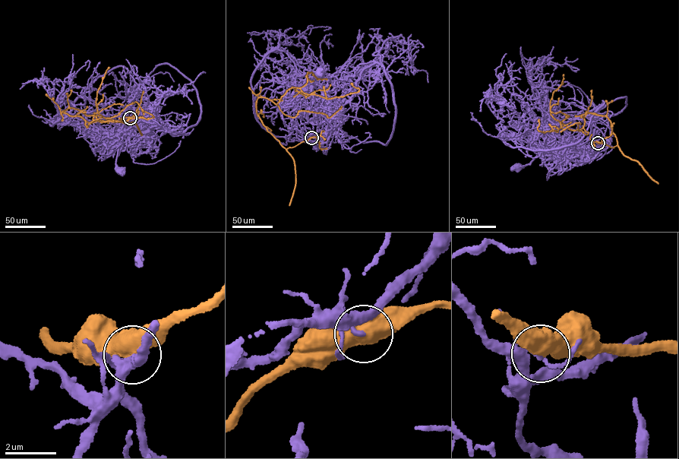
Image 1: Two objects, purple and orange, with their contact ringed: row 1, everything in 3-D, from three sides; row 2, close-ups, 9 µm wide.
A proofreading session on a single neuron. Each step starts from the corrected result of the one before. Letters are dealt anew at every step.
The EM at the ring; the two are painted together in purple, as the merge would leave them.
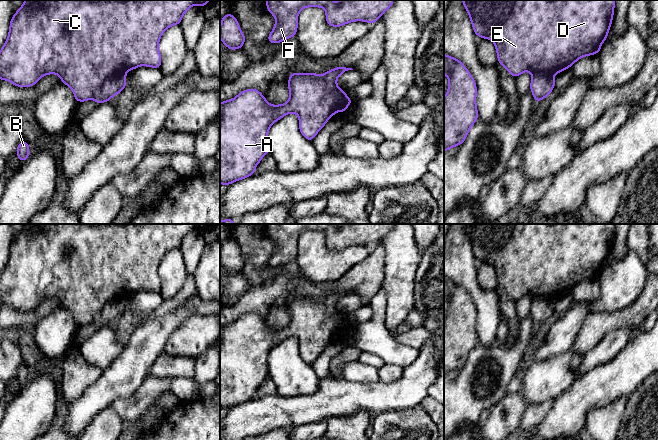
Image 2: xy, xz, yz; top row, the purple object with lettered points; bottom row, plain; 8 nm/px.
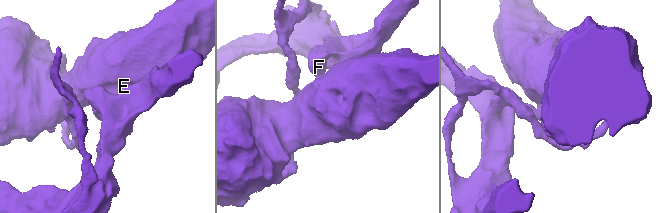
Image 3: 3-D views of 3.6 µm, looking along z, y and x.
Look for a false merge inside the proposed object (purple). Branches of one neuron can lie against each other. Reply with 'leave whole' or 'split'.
split

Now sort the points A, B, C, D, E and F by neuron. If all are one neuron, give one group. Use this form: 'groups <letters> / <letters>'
groups A C D E / B F

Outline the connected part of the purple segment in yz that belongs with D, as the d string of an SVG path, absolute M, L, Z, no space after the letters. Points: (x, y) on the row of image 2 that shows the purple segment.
M462 0L473 30L482 39L491 39L499 63L517 77L525 71L532 75L555 75L584 56L599 53L613 21L615 0Z

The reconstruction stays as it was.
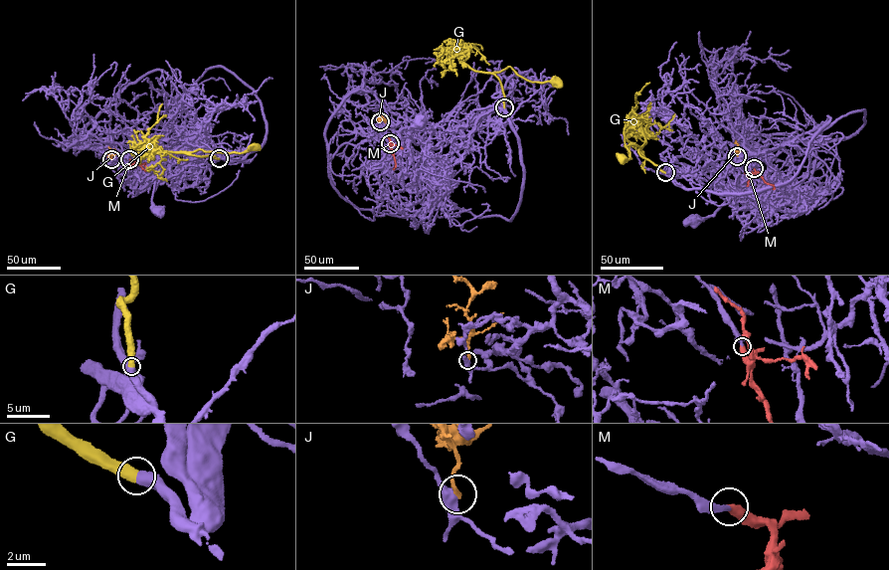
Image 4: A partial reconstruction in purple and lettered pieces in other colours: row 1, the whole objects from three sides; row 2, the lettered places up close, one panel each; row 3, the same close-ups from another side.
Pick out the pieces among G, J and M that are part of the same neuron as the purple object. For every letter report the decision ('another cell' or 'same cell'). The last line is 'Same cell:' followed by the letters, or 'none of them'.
G: another cell
J: another cell
M: same cell
Same cell: M

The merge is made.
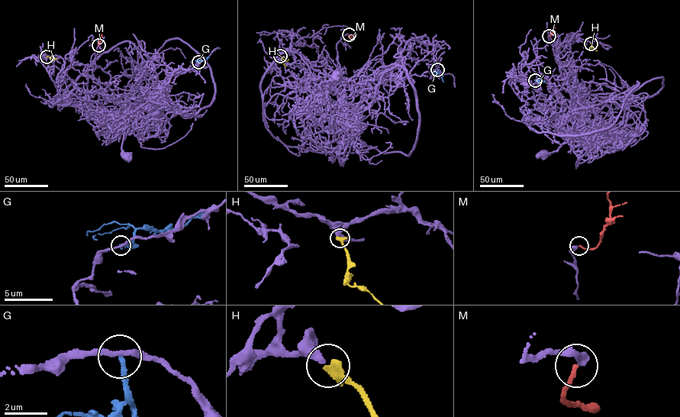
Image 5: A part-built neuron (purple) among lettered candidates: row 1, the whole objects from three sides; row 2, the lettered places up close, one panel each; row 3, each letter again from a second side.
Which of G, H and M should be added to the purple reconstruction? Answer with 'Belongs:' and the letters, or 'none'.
Belongs: H, M

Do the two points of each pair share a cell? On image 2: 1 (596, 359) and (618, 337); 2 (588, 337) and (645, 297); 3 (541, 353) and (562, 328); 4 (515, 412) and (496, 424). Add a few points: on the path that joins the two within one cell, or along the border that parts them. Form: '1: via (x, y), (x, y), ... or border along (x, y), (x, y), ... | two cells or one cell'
1: via (601, 354), (613, 342) | one cell
2: via (603, 322), (626, 318), (632, 312) | one cell
3: via (547, 347), (560, 334) | one cell
4: via (510, 417), (501, 423) | one cell

